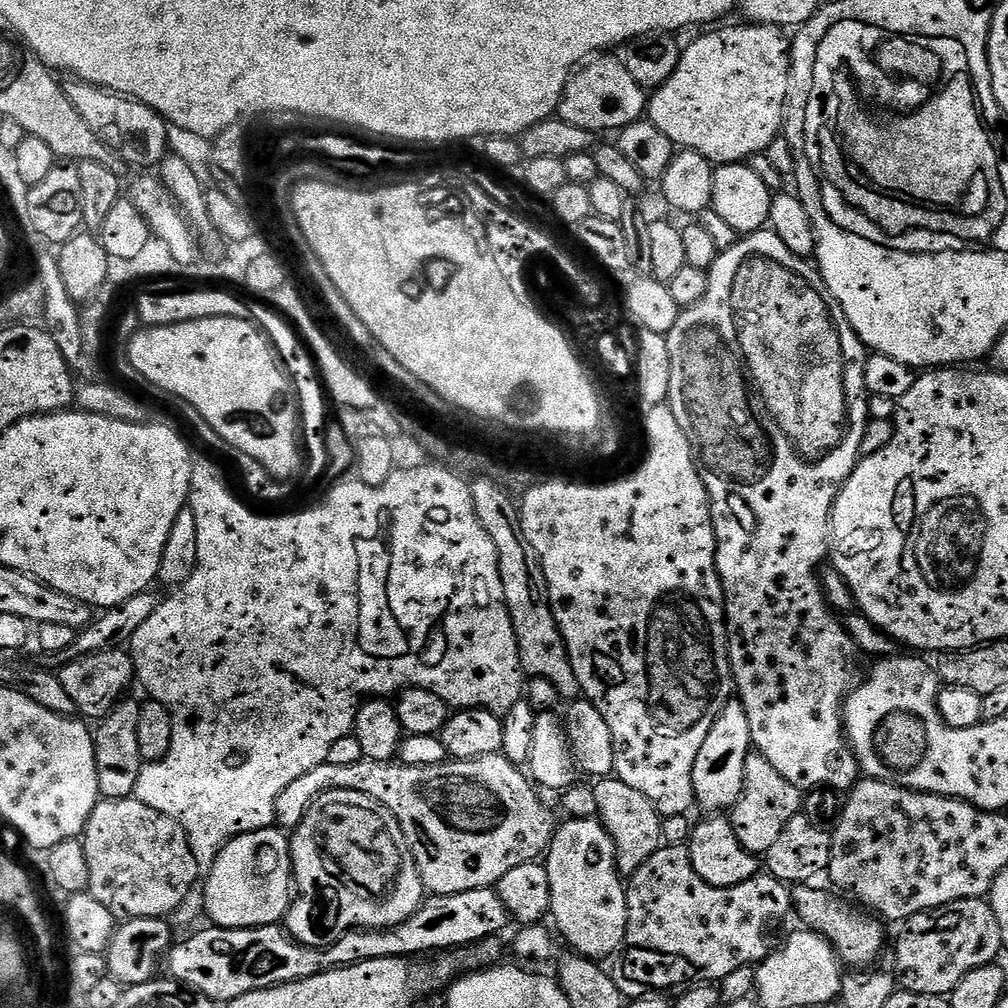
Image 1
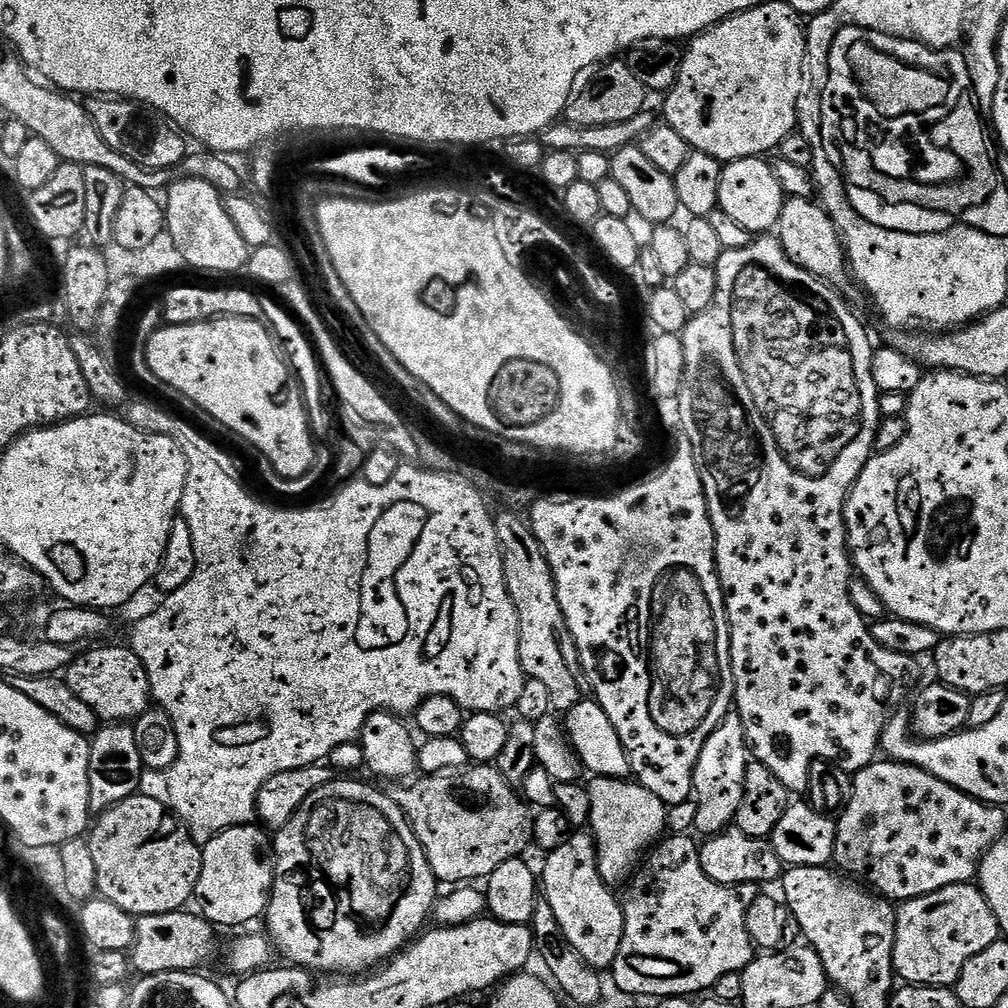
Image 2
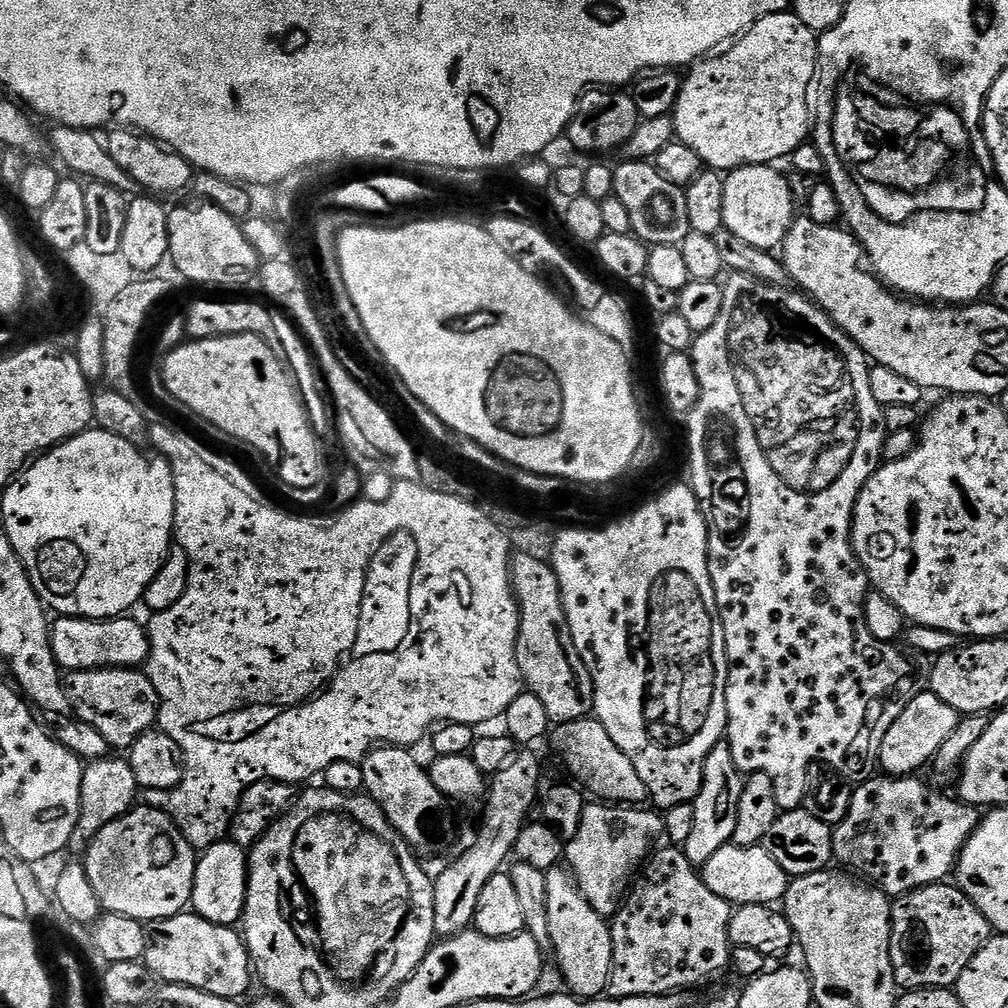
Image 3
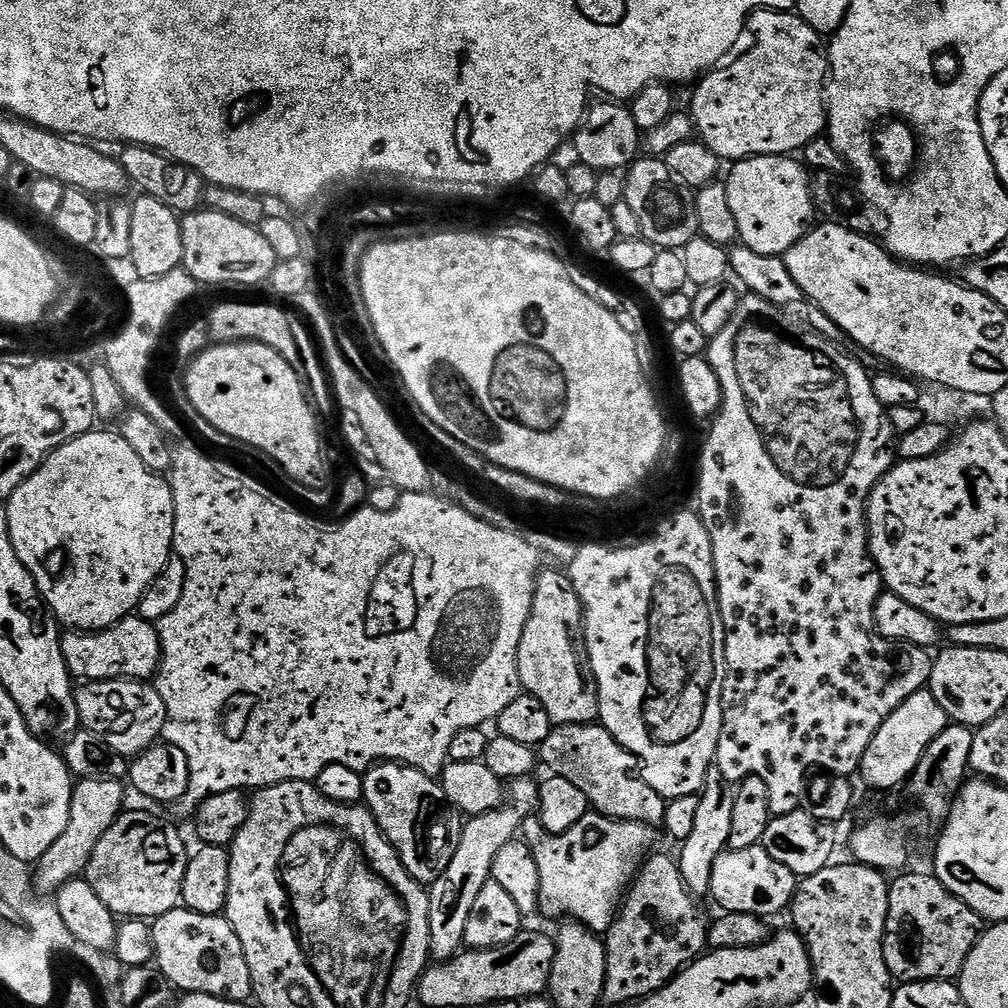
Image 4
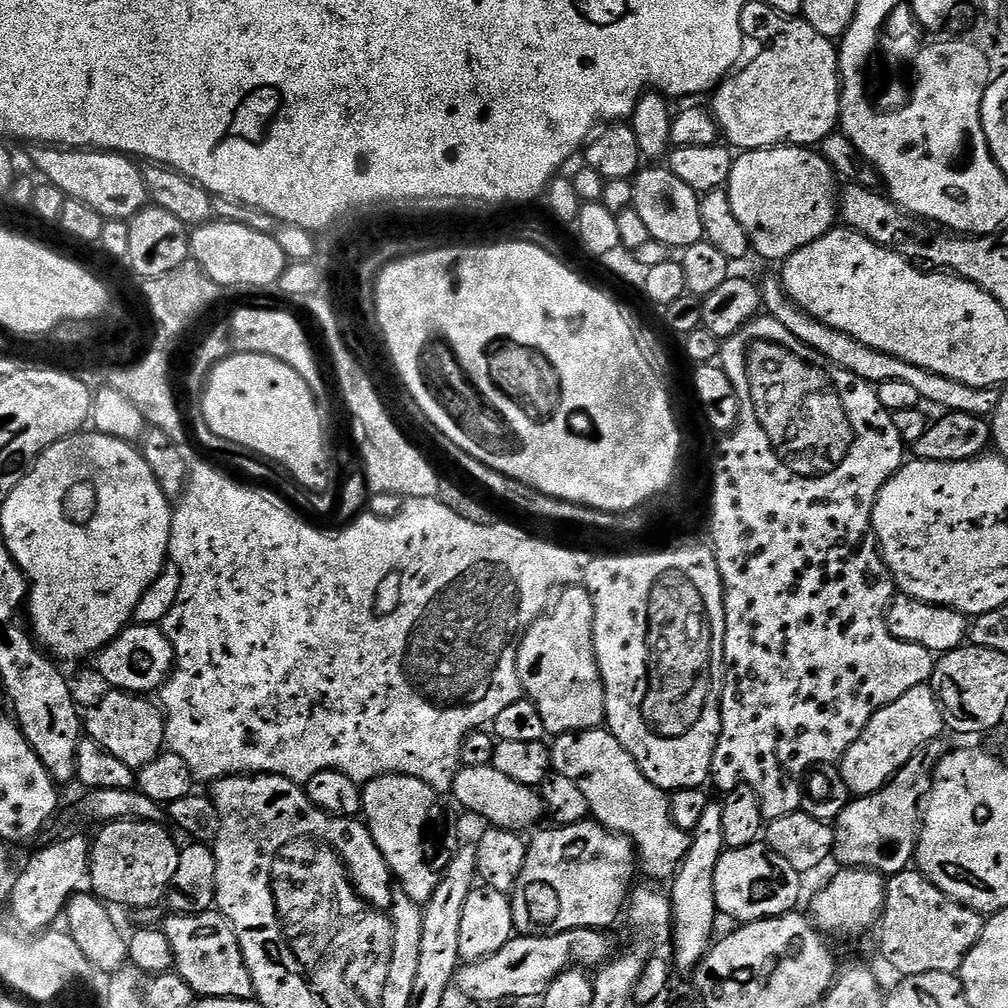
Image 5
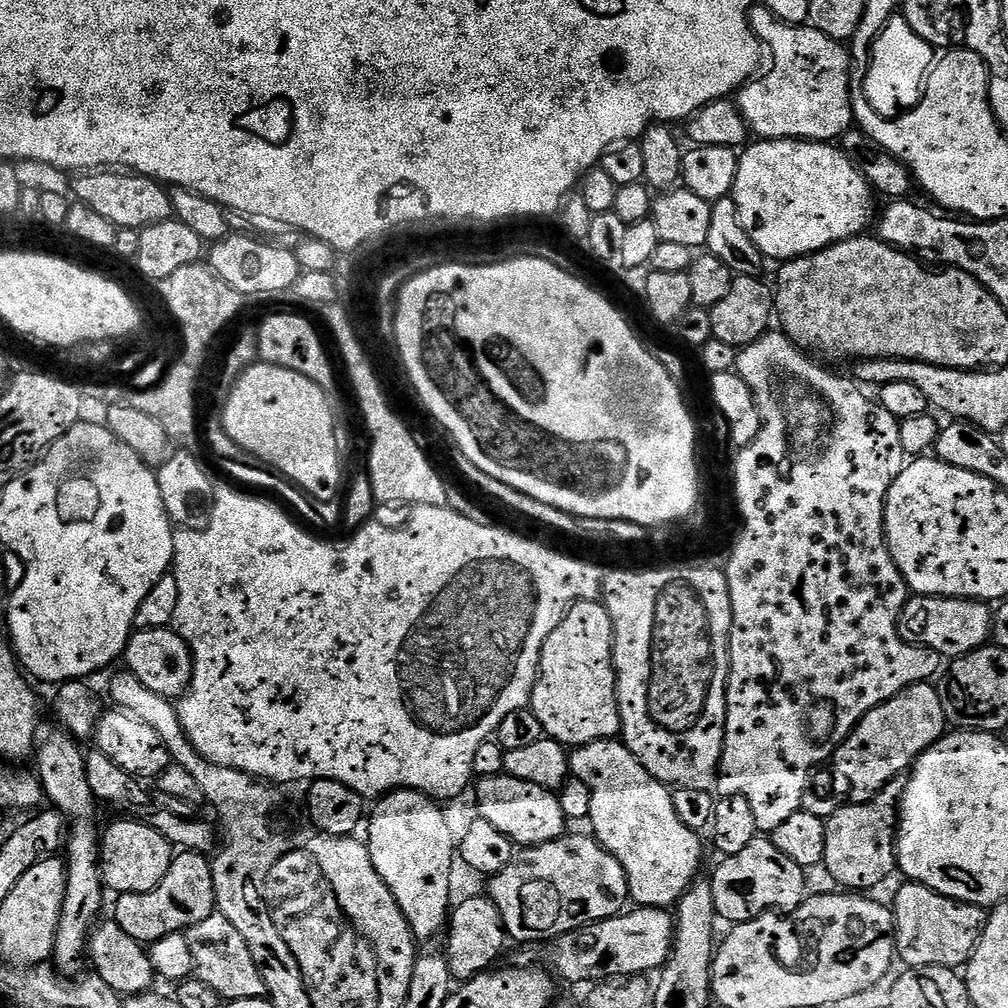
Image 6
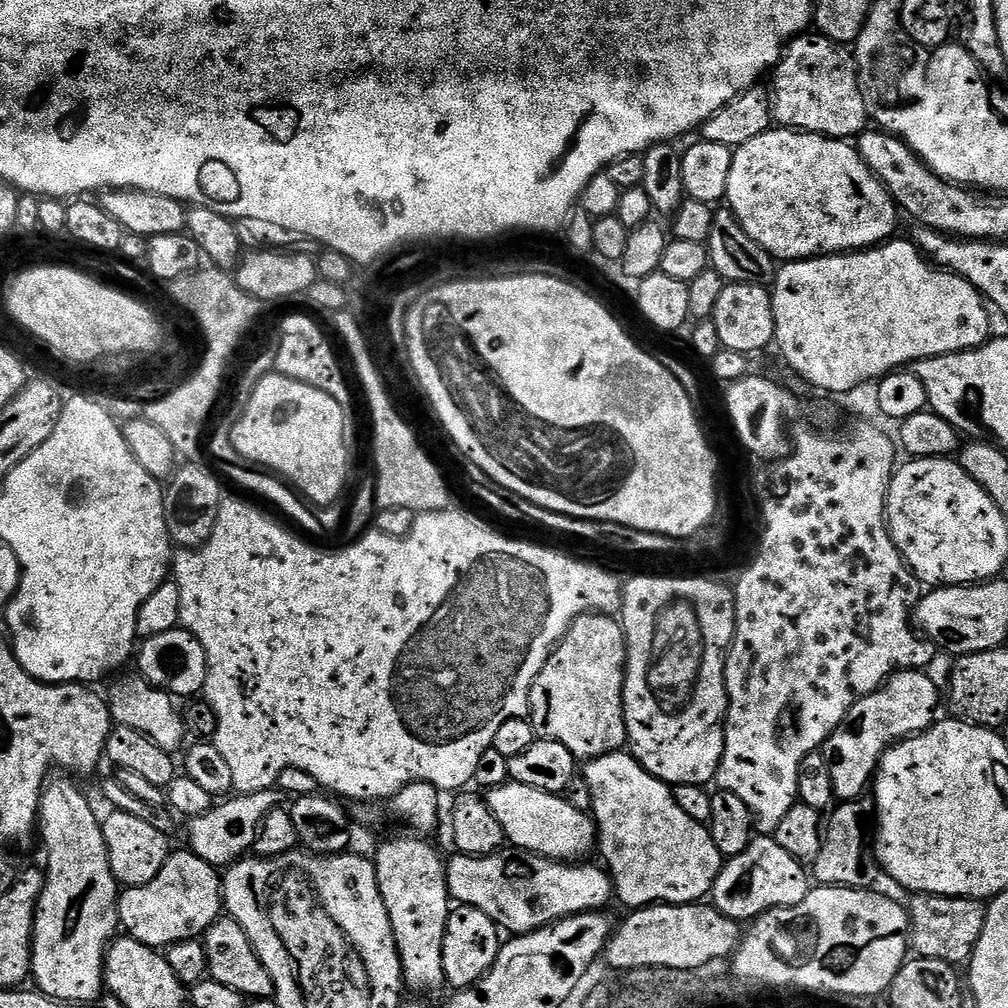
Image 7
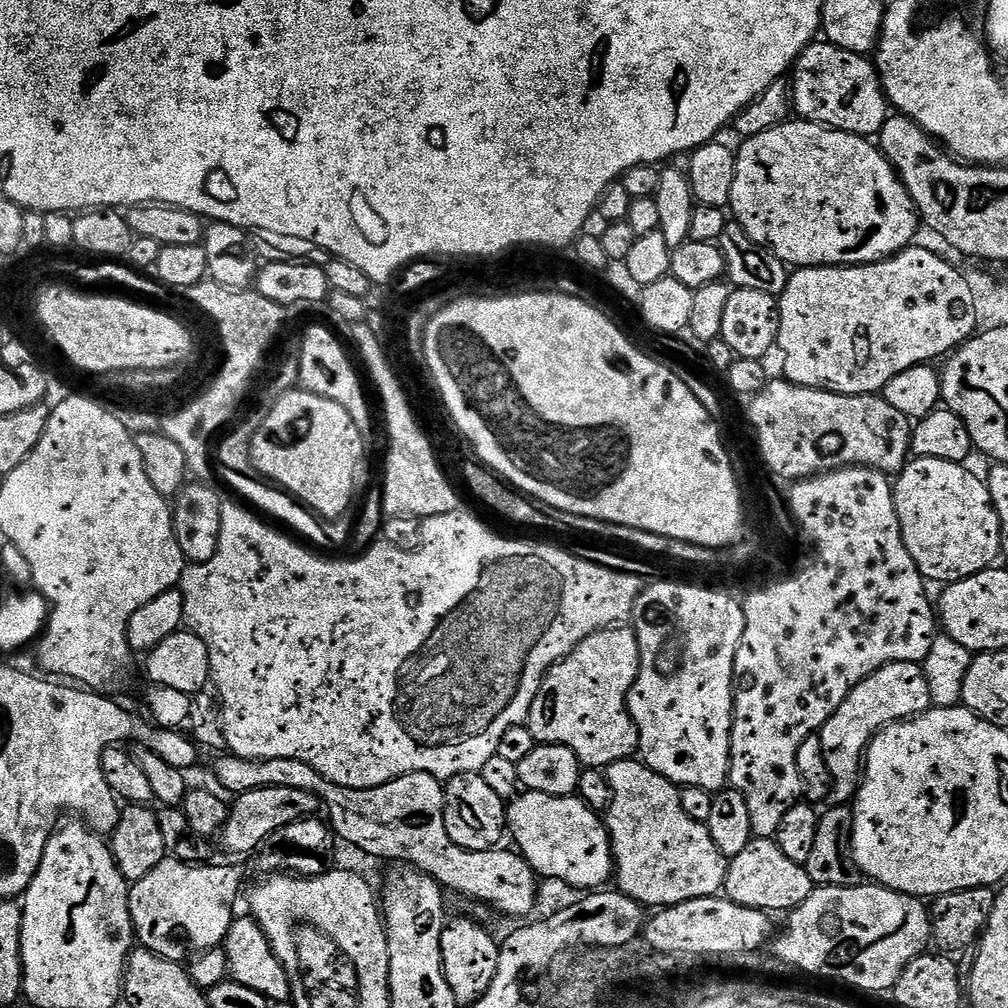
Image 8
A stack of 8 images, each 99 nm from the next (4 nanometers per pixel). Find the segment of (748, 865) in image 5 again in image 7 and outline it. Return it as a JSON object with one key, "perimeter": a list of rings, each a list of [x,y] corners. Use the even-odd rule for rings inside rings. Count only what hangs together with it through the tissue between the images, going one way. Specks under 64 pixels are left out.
{"perimeter":[[[757,835],[748,843],[746,850],[742,850],[742,854],[725,859],[724,869],[718,874],[712,887],[710,900],[722,915],[728,916],[731,920],[751,922],[772,908],[798,906],[798,902],[806,898],[808,891],[810,891],[810,876],[805,865],[790,858],[790,854],[786,854],[786,850],[782,850],[782,846],[778,846],[778,842],[772,836]]]}

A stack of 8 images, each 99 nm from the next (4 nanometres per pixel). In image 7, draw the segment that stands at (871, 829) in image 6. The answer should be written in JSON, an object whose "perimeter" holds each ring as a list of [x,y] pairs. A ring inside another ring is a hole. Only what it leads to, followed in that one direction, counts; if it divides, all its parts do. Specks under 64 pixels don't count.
{"perimeter":[[[840,802],[827,813],[822,824],[822,844],[818,856],[810,866],[811,875],[817,885],[826,888],[867,888],[871,889],[876,879],[881,879],[882,869],[875,859],[870,858],[870,852],[864,849],[864,824],[860,821],[860,807],[856,802]]]}

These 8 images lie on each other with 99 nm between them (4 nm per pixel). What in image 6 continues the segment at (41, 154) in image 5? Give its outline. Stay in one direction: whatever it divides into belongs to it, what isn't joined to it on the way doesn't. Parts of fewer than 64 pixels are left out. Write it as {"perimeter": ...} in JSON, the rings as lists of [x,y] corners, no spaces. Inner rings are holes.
{"perimeter":[[[89,170],[77,175],[75,180],[75,199],[102,214],[102,218],[114,222],[117,229],[139,230],[173,219],[171,191],[148,176],[125,174],[120,170]]]}

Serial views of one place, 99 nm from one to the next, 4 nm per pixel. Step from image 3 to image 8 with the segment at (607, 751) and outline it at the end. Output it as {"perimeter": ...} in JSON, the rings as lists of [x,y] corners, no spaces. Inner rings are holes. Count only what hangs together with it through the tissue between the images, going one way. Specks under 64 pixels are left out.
{"perimeter":[[[636,758],[614,762],[606,769],[606,775],[612,791],[606,823],[608,837],[612,839],[615,887],[652,910],[717,895],[724,886],[729,857],[714,846],[714,838],[710,838],[707,824],[694,822],[694,818],[682,810],[680,788]]]}

